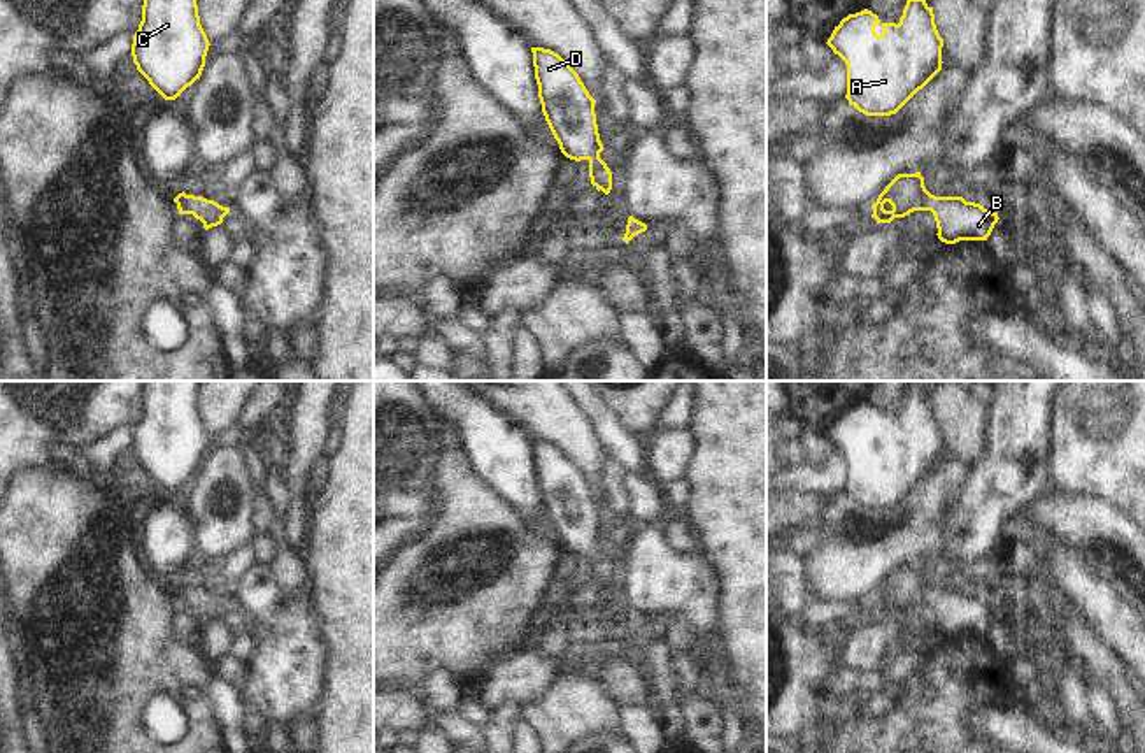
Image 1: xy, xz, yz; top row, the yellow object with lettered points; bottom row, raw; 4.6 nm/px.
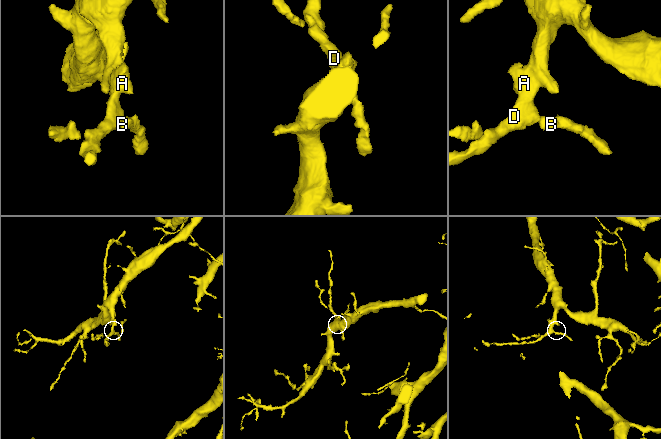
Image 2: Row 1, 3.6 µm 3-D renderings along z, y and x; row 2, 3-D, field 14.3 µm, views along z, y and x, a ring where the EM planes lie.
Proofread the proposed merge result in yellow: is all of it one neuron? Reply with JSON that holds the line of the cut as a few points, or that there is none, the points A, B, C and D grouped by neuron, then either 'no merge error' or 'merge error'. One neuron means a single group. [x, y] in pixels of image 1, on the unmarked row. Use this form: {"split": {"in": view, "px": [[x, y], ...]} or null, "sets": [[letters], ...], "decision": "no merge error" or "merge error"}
{"split": null, "sets": [["A", "B", "C", "D"]], "decision": "no merge error"}

